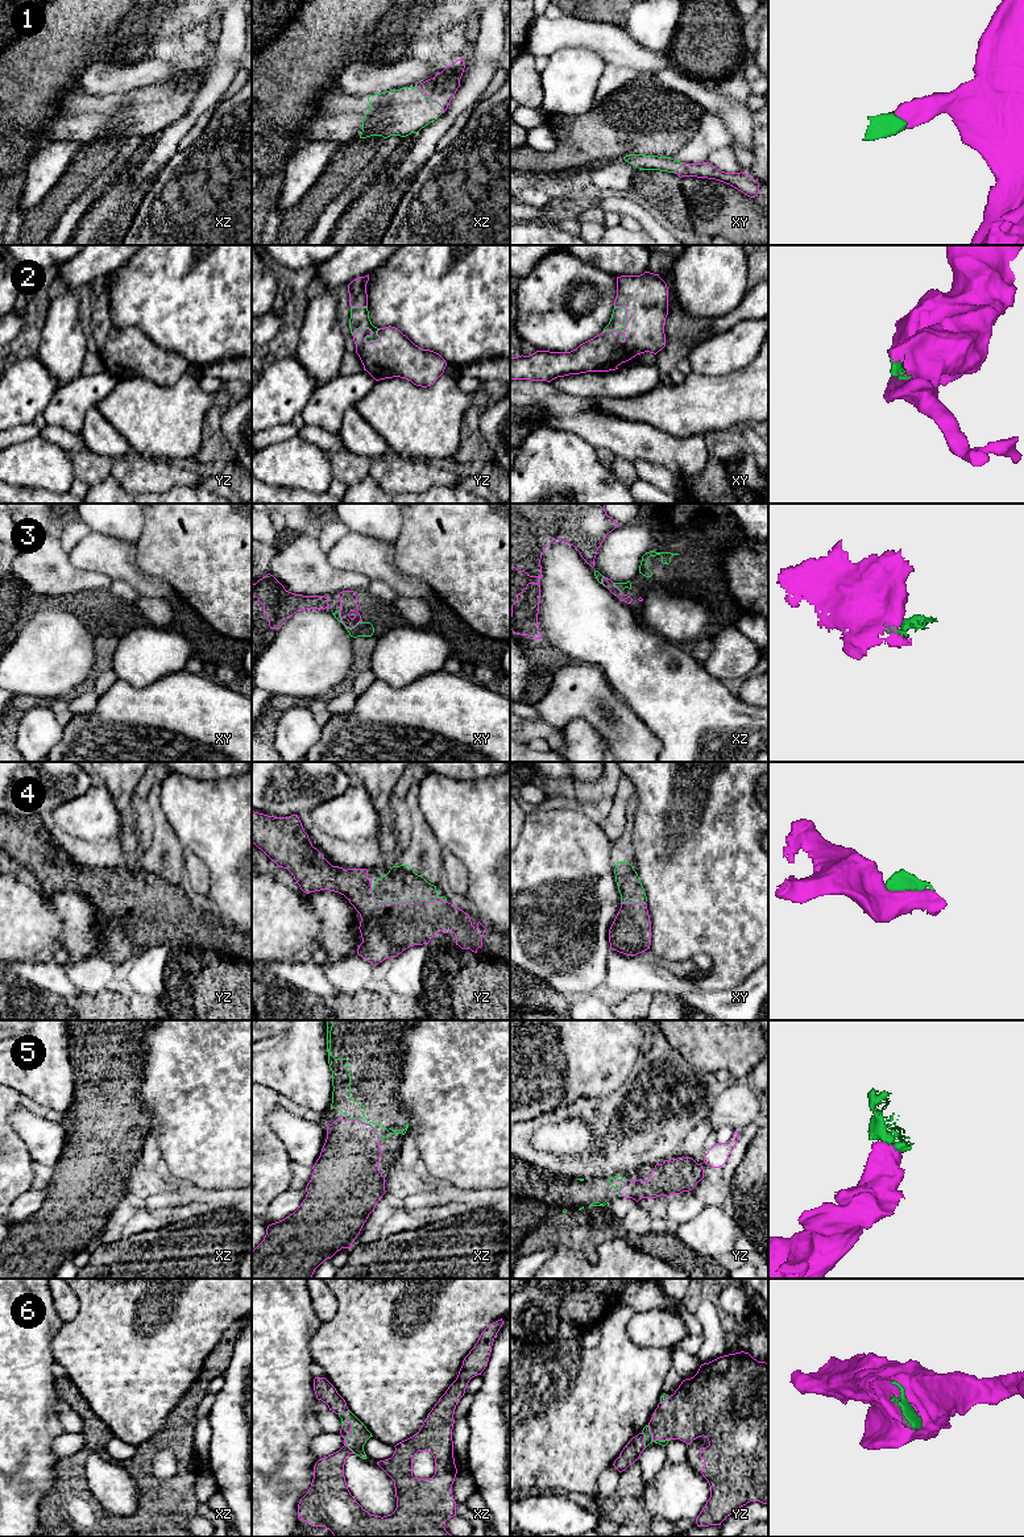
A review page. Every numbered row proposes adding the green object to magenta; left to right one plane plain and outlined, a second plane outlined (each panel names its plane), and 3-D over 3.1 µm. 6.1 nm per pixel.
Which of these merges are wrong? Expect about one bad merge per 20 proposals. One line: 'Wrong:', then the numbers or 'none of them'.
Wrong: none of them

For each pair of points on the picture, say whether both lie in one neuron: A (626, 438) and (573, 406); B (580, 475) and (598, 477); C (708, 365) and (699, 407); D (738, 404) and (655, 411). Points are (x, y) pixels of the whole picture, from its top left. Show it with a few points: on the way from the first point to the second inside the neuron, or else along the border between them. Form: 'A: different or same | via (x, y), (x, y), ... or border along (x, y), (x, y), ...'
A: same | via (613, 434), (597, 429), (584, 418)
B: same | via (584, 477), (595, 477)
C: different | border along (736, 369), (713, 376), (701, 376), (692, 372)
D: same | via (717, 404), (676, 409)

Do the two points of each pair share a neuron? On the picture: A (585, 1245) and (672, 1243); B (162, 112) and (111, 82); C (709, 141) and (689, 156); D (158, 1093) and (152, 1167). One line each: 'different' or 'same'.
A: same
B: different
C: same
D: different

